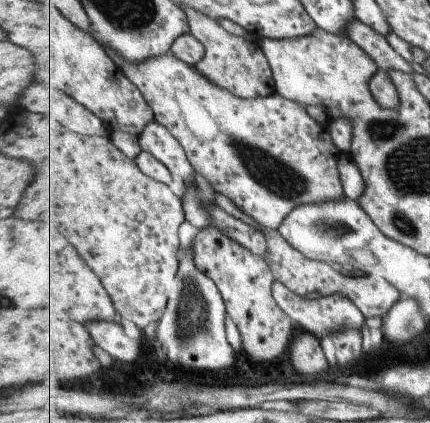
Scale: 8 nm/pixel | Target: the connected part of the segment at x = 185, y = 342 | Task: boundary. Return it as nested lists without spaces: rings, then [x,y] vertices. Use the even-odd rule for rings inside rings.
[[[193,246],[180,258],[175,284],[169,290],[170,300],[166,313],[158,322],[157,336],[166,348],[164,352],[177,368],[198,370],[221,370],[229,368],[233,360],[233,346],[227,340],[225,318],[228,310],[222,292],[215,281],[197,268]]]

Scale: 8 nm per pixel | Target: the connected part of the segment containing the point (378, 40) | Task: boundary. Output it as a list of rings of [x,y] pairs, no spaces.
[[[357,17],[348,26],[348,33],[346,35],[353,39],[360,47],[363,47],[371,55],[371,58],[375,59],[377,68],[381,69],[382,72],[398,70],[413,74],[413,68],[389,44],[386,36],[379,34],[374,28],[362,23]]]

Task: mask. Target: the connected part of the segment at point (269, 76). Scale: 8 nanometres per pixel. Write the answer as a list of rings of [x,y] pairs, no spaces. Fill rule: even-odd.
[[[179,6],[184,8],[190,18],[191,33],[206,46],[206,56],[194,66],[207,78],[244,99],[268,97],[276,93],[274,71],[258,40],[248,41],[245,37],[231,34],[219,22],[198,13],[190,6]]]

